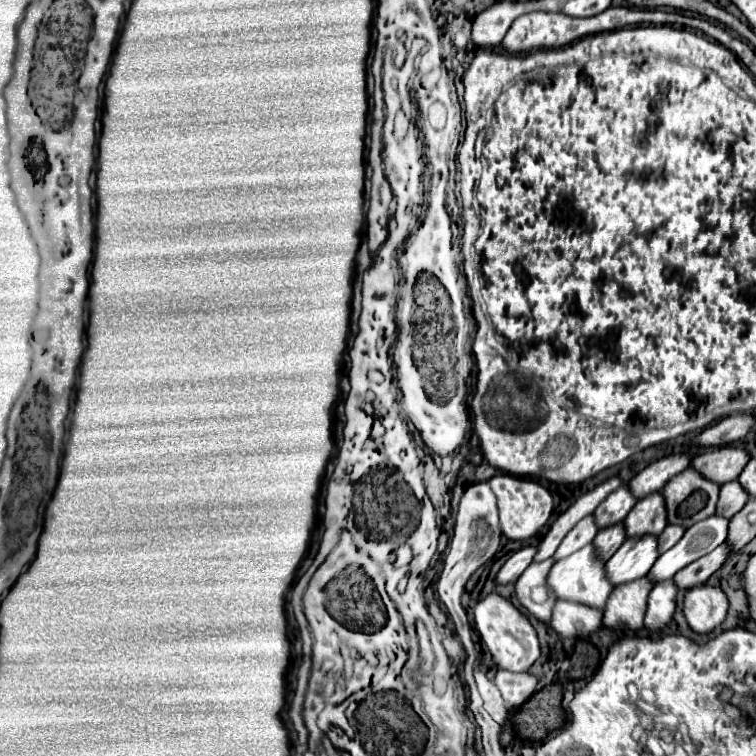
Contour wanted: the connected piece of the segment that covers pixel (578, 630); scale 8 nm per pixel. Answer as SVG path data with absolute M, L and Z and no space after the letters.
M559 599L555 603L553 617L551 617L549 625L555 629L555 633L559 637L577 639L577 637L589 635L595 629L599 629L601 619L603 619L603 609Z

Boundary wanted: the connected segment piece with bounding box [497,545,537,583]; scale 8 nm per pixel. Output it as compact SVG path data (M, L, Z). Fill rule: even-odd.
M533 545L523 547L517 553L513 553L505 561L501 571L497 573L497 583L515 583L519 579L519 575L527 569L527 565L533 561L535 553L537 553L537 547L533 547Z

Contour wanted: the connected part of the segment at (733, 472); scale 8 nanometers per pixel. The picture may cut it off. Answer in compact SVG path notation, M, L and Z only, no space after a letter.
M715 447L705 451L703 455L693 457L691 467L695 467L707 479L723 485L727 481L737 479L749 461L749 453L741 447Z

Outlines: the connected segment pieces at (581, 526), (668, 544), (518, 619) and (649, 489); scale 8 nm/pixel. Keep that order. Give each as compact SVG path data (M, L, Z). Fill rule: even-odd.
M593 515L583 517L583 519L565 535L565 539L561 541L561 545L559 545L559 549L555 551L553 559L559 561L559 559L575 553L577 549L585 547L587 543L591 543L591 541L595 539L597 531L599 531L599 527L597 527L597 523L595 523L595 517L593 517Z
M667 525L659 535L659 553L665 553L667 549L671 549L683 537L683 533L685 529L681 525Z
M497 593L485 595L473 607L473 615L475 615L475 627L477 627L483 643L487 645L497 667L507 669L507 671L527 671L539 659L541 651L539 651L539 641L537 641L537 633L535 633L533 625L505 597L497 595Z
M673 453L673 455L667 455L663 459L657 459L653 461L651 465L647 465L641 473L637 473L629 487L633 491L633 495L639 499L639 497L645 497L649 493L655 493L655 491L661 491L663 485L677 473L681 473L683 469L687 469L691 463L691 455L689 453Z

